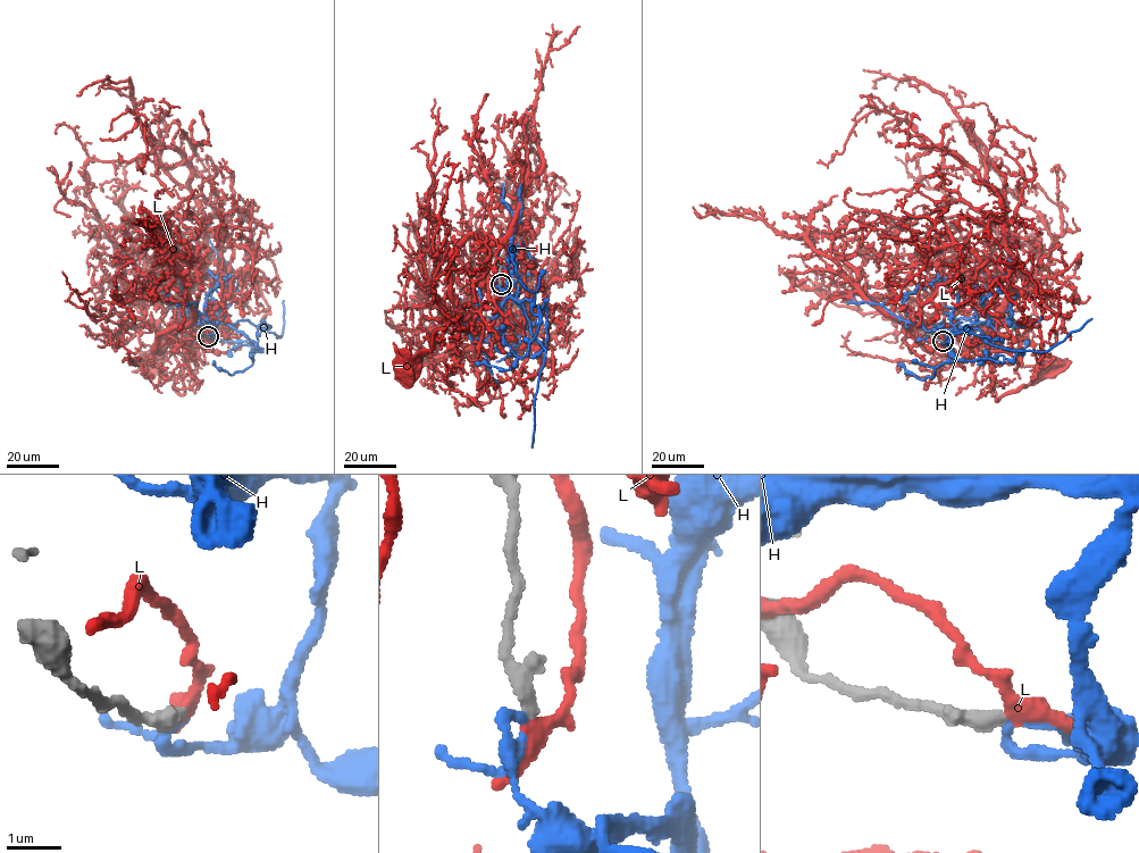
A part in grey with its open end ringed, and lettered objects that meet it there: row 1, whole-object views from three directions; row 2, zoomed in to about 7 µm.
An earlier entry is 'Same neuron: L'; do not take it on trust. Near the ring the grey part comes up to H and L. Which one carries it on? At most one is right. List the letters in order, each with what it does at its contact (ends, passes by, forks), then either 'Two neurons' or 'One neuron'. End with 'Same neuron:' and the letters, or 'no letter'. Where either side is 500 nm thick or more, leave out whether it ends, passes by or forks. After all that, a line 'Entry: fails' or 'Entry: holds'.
H: It passes by. Two neurons
L: It passes by. Two neurons
Same neuron: no letter
Entry: fails

